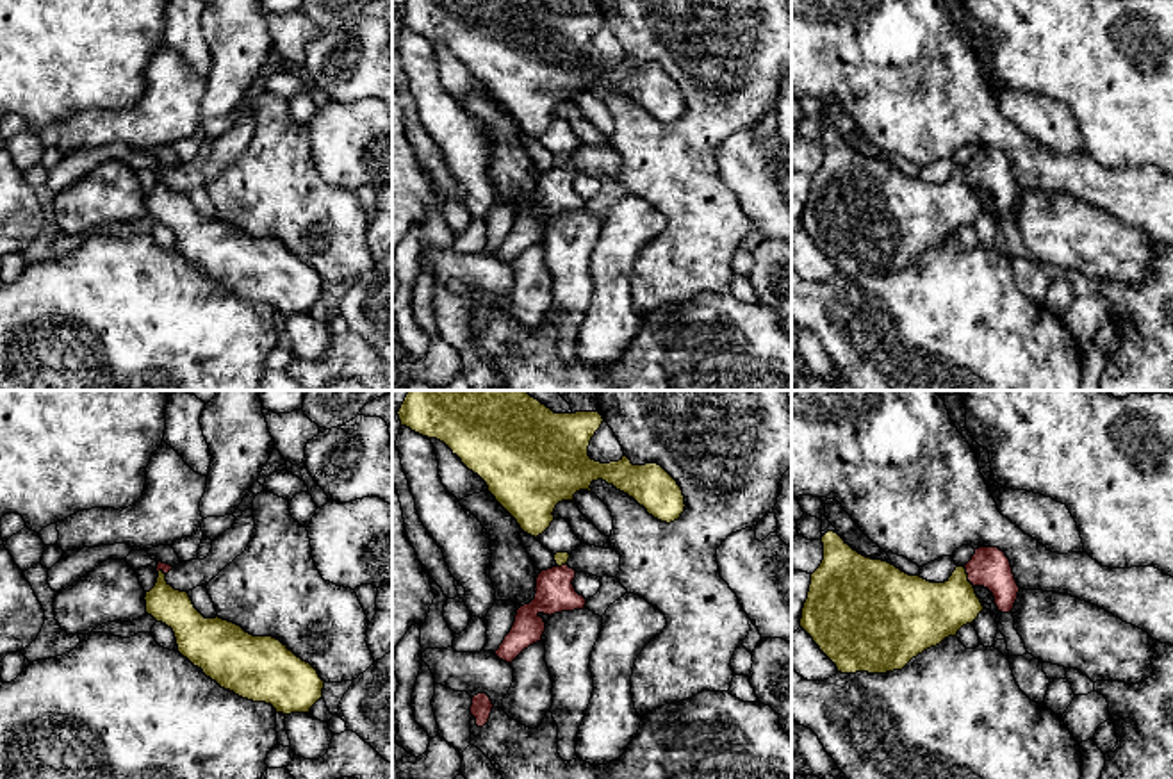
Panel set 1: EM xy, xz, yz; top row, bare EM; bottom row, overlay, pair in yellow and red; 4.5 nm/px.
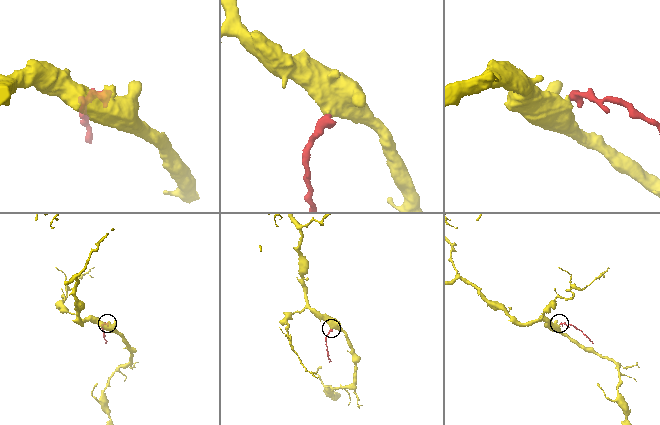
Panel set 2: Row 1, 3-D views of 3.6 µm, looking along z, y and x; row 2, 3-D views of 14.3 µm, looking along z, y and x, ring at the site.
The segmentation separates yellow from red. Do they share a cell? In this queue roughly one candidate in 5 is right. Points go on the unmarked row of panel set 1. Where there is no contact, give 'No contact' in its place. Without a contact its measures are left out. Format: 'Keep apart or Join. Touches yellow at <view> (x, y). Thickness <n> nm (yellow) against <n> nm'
Keep apart. Touches yellow at yz (967, 177). Thickness 280 nm (yellow) against 180 nm

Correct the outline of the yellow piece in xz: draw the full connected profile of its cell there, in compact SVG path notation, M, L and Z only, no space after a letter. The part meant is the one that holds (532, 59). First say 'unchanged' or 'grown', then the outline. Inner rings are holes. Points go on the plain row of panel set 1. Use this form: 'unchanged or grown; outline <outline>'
unchanged; outline M405 0L398 16L401 27L444 43L535 139L554 121L558 103L574 103L574 94L592 93L590 86L597 80L628 94L667 125L677 121L686 107L681 87L661 66L633 66L626 55L610 64L588 57L590 41L604 21L599 12L554 14L538 0Z

